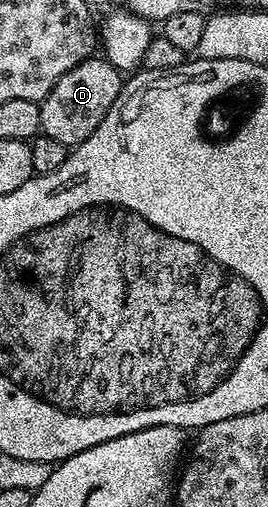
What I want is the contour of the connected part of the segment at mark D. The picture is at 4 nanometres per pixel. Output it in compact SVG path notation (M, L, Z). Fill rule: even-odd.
M92 57L81 61L59 78L57 85L53 85L53 89L39 104L42 134L53 137L53 141L61 141L61 145L69 149L74 149L78 143L85 141L85 137L89 137L89 133L93 133L93 129L97 129L97 125L101 125L105 113L109 113L113 101L117 101L124 82L124 76L105 57Z

